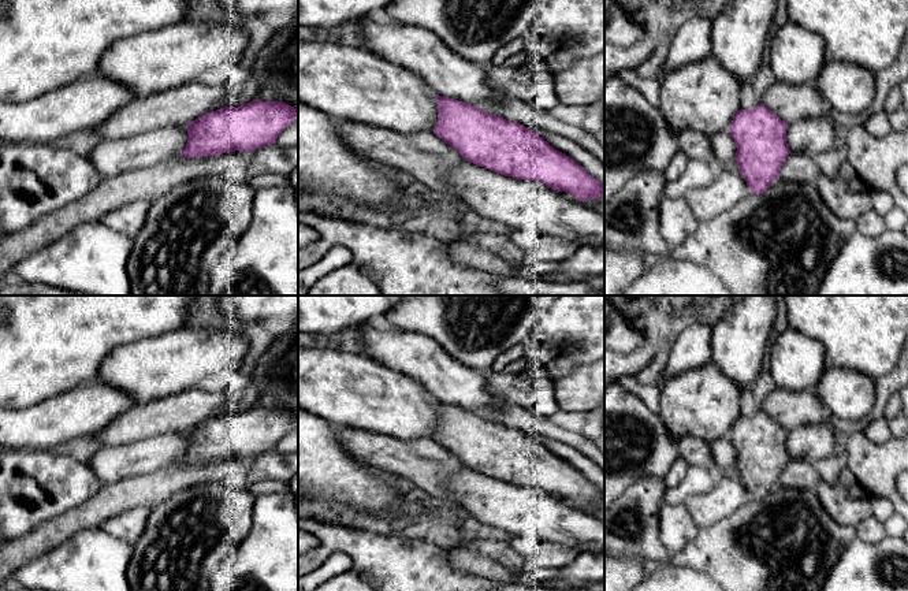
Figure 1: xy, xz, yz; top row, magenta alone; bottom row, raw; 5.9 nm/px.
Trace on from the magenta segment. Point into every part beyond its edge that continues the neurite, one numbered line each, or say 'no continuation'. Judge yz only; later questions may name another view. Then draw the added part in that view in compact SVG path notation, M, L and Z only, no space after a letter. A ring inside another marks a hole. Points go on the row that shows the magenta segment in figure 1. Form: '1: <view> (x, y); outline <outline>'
1: yz (799, 167); outline M790 152L779 170L779 178L785 182L815 182L820 171L811 156Z

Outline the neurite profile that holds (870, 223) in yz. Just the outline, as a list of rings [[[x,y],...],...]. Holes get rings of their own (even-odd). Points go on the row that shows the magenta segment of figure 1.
[[[874,209],[864,212],[856,220],[857,233],[867,237],[878,237],[886,230],[885,219]]]

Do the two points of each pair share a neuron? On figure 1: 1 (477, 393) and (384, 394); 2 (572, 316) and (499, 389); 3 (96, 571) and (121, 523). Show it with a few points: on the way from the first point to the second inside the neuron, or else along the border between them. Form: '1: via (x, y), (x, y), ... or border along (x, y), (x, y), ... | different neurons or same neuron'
1: border along (405, 374), (415, 378), (436, 400) | different neurons
2: border along (544, 313), (533, 329), (531, 344) | different neurons
3: border along (99, 527), (133, 545) | different neurons

